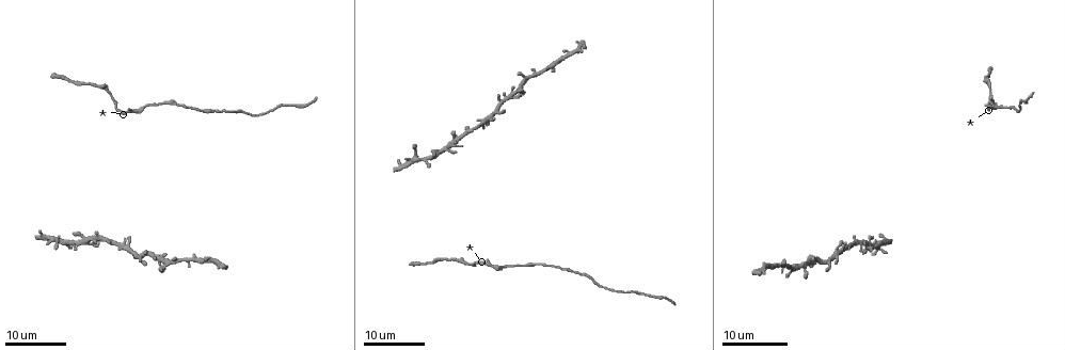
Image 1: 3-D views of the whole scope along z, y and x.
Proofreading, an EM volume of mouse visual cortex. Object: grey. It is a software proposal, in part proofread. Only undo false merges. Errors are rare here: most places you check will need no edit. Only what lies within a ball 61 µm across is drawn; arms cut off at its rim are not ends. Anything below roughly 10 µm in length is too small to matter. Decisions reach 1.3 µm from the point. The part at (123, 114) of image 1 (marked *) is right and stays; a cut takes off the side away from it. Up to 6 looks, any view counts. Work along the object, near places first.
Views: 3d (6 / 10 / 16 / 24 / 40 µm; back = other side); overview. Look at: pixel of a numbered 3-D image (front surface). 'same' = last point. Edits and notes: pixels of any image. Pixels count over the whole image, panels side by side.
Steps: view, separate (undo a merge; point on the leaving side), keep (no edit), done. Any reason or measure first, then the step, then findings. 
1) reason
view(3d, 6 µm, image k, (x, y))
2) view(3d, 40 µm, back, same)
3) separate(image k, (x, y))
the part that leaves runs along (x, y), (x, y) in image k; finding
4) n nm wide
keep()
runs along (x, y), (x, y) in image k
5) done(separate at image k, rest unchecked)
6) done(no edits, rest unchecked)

thick turns thin
view(3d, 16 µm, image 1, (575, 273))

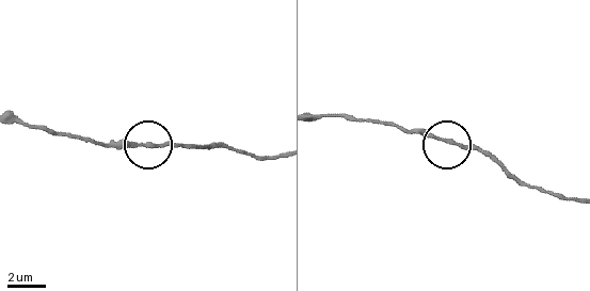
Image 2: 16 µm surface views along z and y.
zoom in
view(3d, 6 µm, image 2, (444, 139))

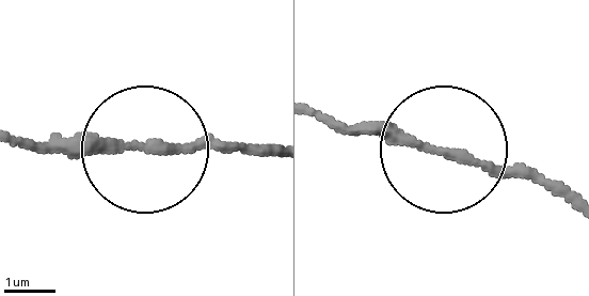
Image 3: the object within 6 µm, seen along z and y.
keep()
all the same neuron

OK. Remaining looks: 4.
thick turns thin
view(3d, 16 µm, image 1, (163, 103))

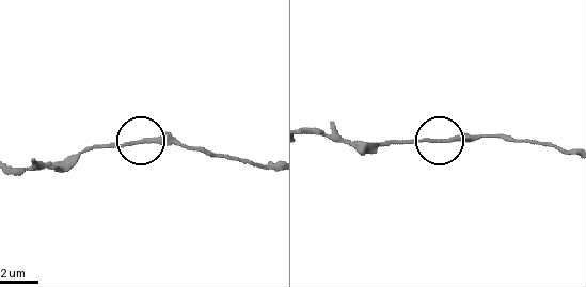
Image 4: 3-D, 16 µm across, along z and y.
zoom in
view(3d, 6 µm, image 4, (439, 141))

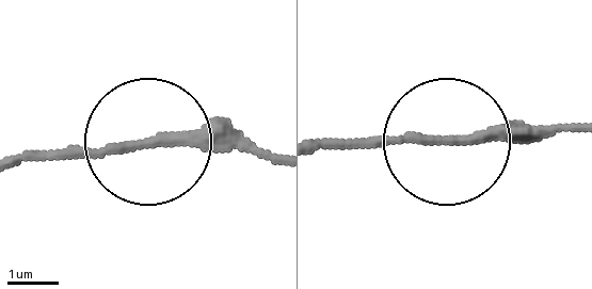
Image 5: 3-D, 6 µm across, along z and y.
keep()
runs along (326, 137), (564, 128) in image 5; one neuron here

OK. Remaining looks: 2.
looks like a crossing
view(3d, 24 µm, image 1, (83, 242))

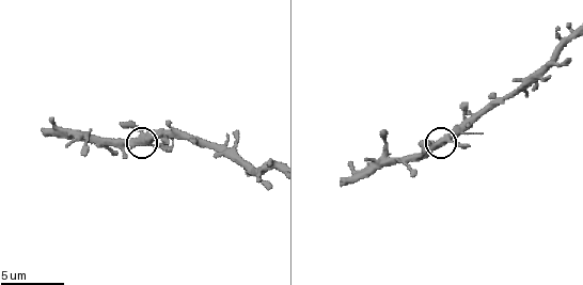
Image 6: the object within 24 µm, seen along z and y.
closer look
view(3d, 6 µm, image 6, (138, 143))

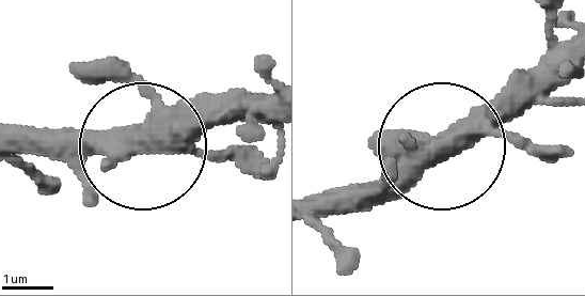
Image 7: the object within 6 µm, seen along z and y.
5 arms
keep()
all the same neuron

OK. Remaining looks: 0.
done(no edits, rest unchecked)

